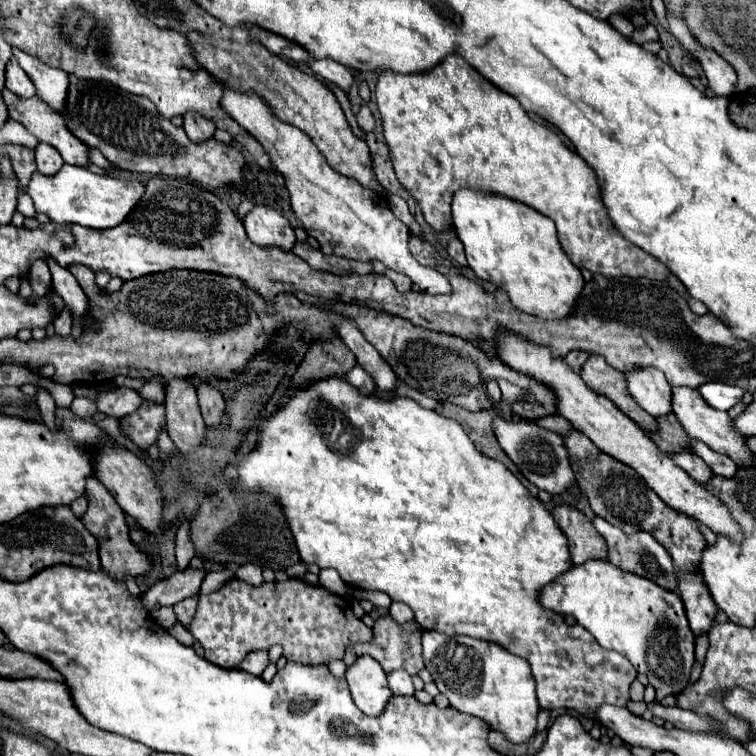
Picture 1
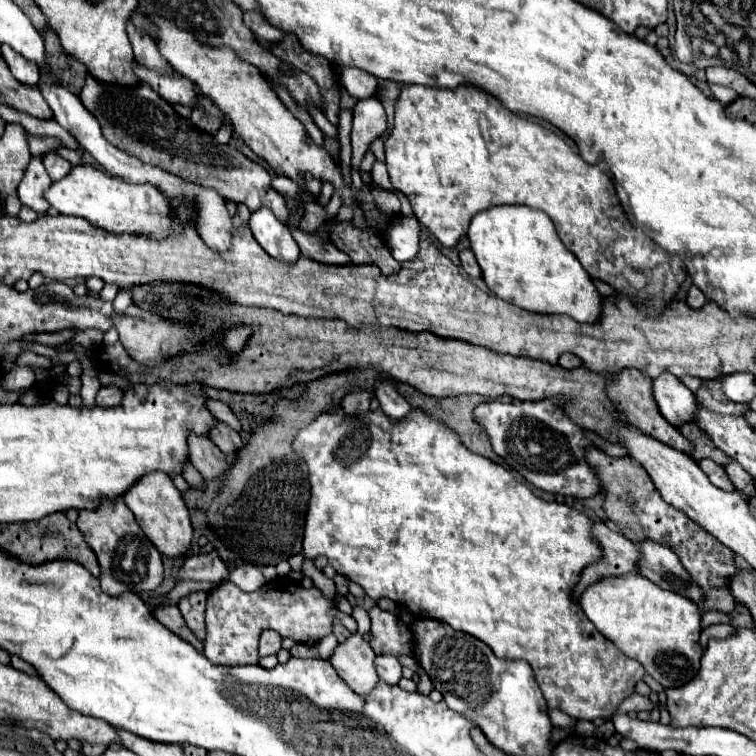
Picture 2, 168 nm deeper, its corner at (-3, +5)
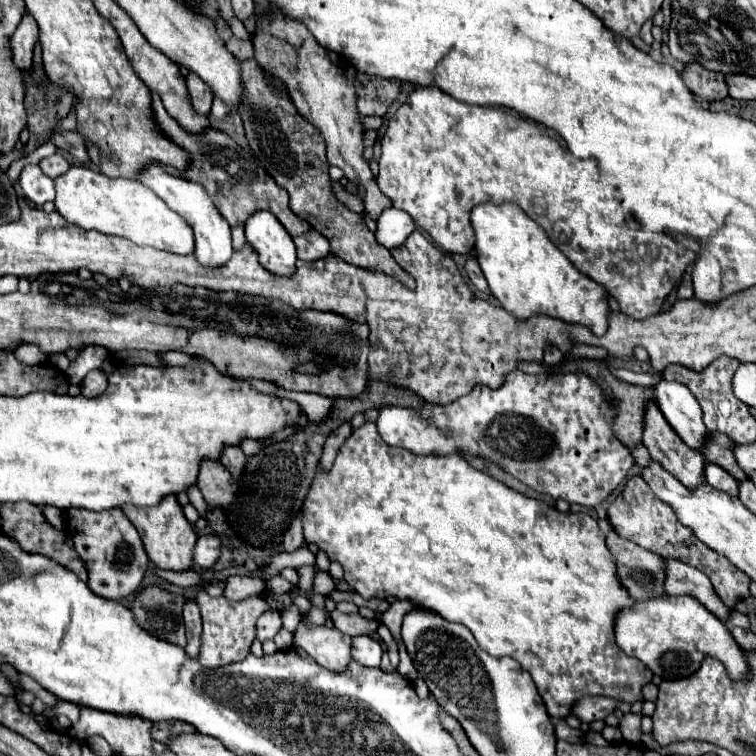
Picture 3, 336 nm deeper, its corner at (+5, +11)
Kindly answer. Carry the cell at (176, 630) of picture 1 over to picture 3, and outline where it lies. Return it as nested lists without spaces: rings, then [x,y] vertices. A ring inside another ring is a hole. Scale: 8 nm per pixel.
[[[162,587],[142,589],[130,605],[136,621],[154,637],[172,641],[180,647],[186,645],[182,605],[186,597],[180,591],[166,591]]]

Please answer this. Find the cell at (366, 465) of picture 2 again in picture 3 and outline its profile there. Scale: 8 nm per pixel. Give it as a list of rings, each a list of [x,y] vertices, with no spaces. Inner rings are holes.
[[[364,423],[362,427],[354,429],[352,435],[346,439],[346,443],[338,449],[338,457],[340,455],[342,455],[342,473],[336,465],[330,471],[318,465],[308,497],[304,501],[302,525],[304,525],[306,543],[316,543],[320,551],[328,555],[330,561],[340,563],[346,575],[344,577],[346,583],[356,593],[360,593],[364,599],[372,599],[372,597],[376,599],[394,597],[398,601],[406,599],[414,607],[434,611],[448,621],[466,625],[486,653],[490,653],[492,657],[504,657],[504,655],[512,657],[522,665],[522,669],[526,669],[532,675],[536,689],[552,717],[568,717],[580,697],[606,695],[606,697],[616,697],[626,703],[634,703],[642,699],[640,689],[642,685],[650,683],[652,671],[638,659],[628,657],[624,651],[620,651],[614,641],[614,615],[624,605],[632,605],[632,599],[628,593],[624,593],[624,589],[620,589],[620,583],[616,581],[612,555],[608,553],[608,547],[604,543],[604,533],[600,531],[598,535],[598,523],[594,517],[590,517],[588,513],[574,513],[574,511],[564,513],[564,511],[558,511],[556,507],[550,507],[544,501],[526,497],[506,487],[498,479],[490,477],[488,473],[470,467],[458,453],[418,455],[402,447],[392,447],[380,437],[374,423]]]

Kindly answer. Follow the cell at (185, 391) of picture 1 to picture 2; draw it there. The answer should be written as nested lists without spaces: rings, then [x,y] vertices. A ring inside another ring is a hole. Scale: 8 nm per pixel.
[[[190,435],[188,449],[190,449],[190,463],[200,471],[200,475],[206,481],[224,477],[232,467],[230,459],[226,459],[224,453],[208,437]]]

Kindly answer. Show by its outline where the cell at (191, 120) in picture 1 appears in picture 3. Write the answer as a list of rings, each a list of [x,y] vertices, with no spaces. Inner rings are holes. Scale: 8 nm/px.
[[[188,73],[186,83],[188,83],[190,103],[192,103],[194,111],[198,115],[208,115],[210,107],[212,107],[212,91],[208,89],[208,85],[204,81],[200,81],[200,77],[196,77],[194,73]]]

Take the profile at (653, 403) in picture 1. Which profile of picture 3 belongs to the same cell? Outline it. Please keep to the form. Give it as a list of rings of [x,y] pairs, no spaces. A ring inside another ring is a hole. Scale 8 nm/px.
[[[660,381],[654,387],[654,393],[660,411],[672,429],[688,447],[700,449],[700,437],[704,437],[708,429],[702,423],[702,409],[696,397],[678,381]]]

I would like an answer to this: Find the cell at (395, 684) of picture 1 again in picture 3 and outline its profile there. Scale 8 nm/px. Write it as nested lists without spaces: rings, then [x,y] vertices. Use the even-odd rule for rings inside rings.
[[[360,635],[352,639],[352,657],[354,661],[366,665],[366,667],[378,667],[380,665],[380,657],[382,657],[382,647],[378,641]]]

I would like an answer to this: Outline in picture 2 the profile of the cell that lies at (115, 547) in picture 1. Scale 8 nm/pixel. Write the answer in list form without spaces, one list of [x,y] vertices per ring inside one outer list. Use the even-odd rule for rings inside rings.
[[[122,497],[116,499],[116,503],[104,501],[98,511],[80,511],[76,525],[82,531],[88,547],[92,547],[92,551],[96,553],[96,559],[100,563],[100,583],[104,593],[112,597],[118,597],[126,591],[150,593],[162,583],[162,573],[164,573],[162,555],[142,533]]]

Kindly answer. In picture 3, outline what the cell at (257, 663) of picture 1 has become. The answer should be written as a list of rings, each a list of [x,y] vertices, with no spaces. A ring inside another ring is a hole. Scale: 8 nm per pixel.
[[[272,609],[270,613],[264,613],[258,623],[256,623],[256,639],[260,643],[268,641],[268,639],[274,639],[274,635],[280,631],[282,627],[282,621],[280,621],[280,611]]]

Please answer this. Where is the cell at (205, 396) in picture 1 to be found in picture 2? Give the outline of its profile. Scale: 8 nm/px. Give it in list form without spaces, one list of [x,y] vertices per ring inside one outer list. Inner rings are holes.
[[[222,421],[216,423],[216,427],[210,433],[210,439],[216,443],[216,447],[220,447],[220,451],[224,451],[224,455],[230,455],[230,457],[236,457],[236,453],[244,447],[242,437]]]

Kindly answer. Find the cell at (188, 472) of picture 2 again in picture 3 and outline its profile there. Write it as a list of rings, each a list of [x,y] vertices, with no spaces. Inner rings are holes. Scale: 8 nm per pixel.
[[[192,485],[192,487],[190,487],[186,493],[188,493],[188,497],[190,497],[190,503],[192,503],[192,505],[198,509],[198,513],[200,513],[200,515],[204,515],[208,505],[206,505],[206,501],[204,501],[202,493],[198,491],[198,485]]]

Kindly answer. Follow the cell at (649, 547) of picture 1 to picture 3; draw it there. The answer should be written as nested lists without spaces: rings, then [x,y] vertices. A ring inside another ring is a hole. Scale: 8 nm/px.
[[[664,559],[664,565],[666,565],[664,591],[668,595],[692,595],[718,619],[724,621],[728,617],[730,609],[722,605],[710,579],[702,571],[690,565],[684,565],[682,561],[676,561],[676,559]]]

